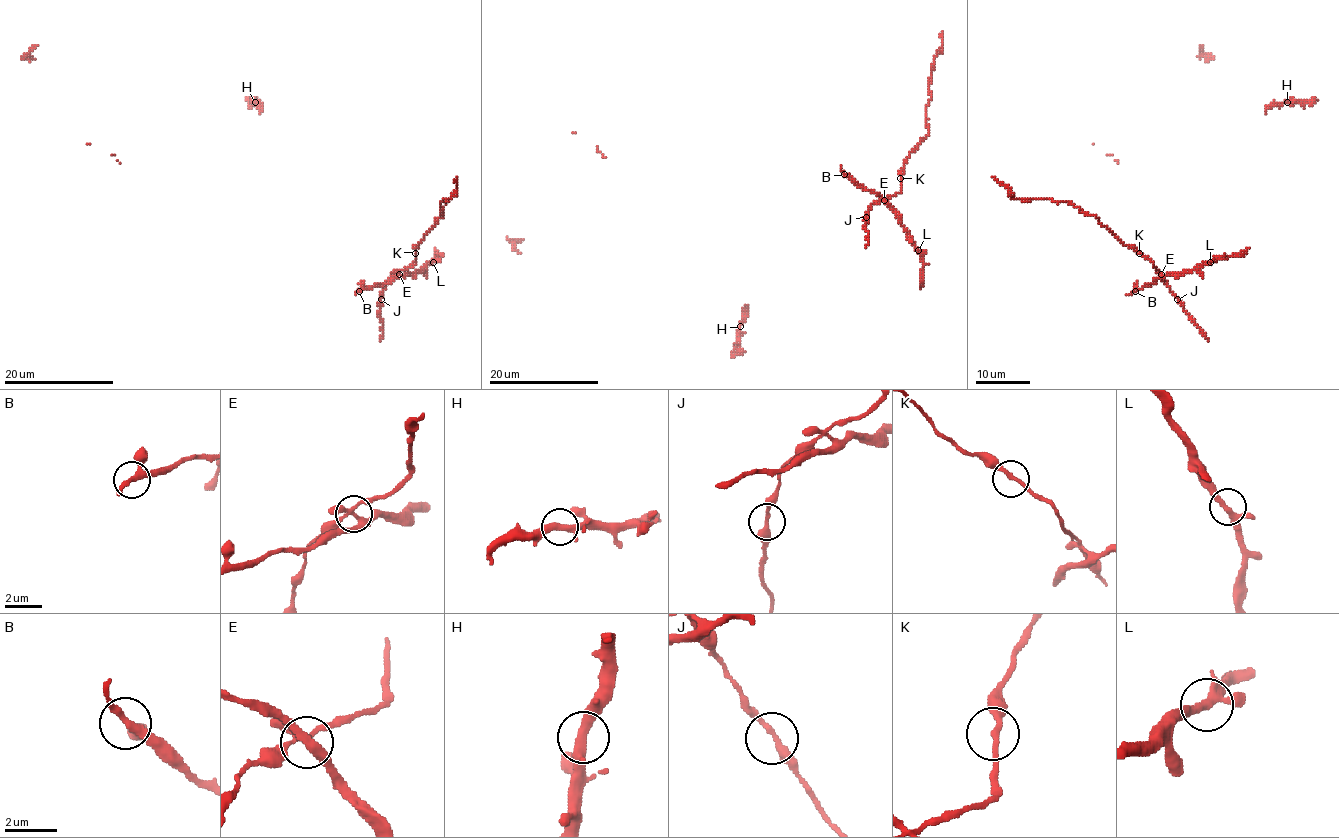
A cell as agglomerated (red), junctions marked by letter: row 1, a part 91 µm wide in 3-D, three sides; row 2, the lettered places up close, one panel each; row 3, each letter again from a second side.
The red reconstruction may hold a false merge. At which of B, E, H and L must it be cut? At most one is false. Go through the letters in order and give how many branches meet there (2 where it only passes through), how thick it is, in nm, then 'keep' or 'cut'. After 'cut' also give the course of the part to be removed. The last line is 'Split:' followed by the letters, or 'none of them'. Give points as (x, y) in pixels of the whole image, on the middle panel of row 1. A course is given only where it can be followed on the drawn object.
B: 3 | 240 nm | keep
E: 5 | 260 nm | cut | (884, 200), (900, 191), (905, 161), (928, 135), (931, 69), (943, 47), (943, 31)
H: 3 | 320 nm | keep
L: 3 | 280 nm | keep
Split: E

